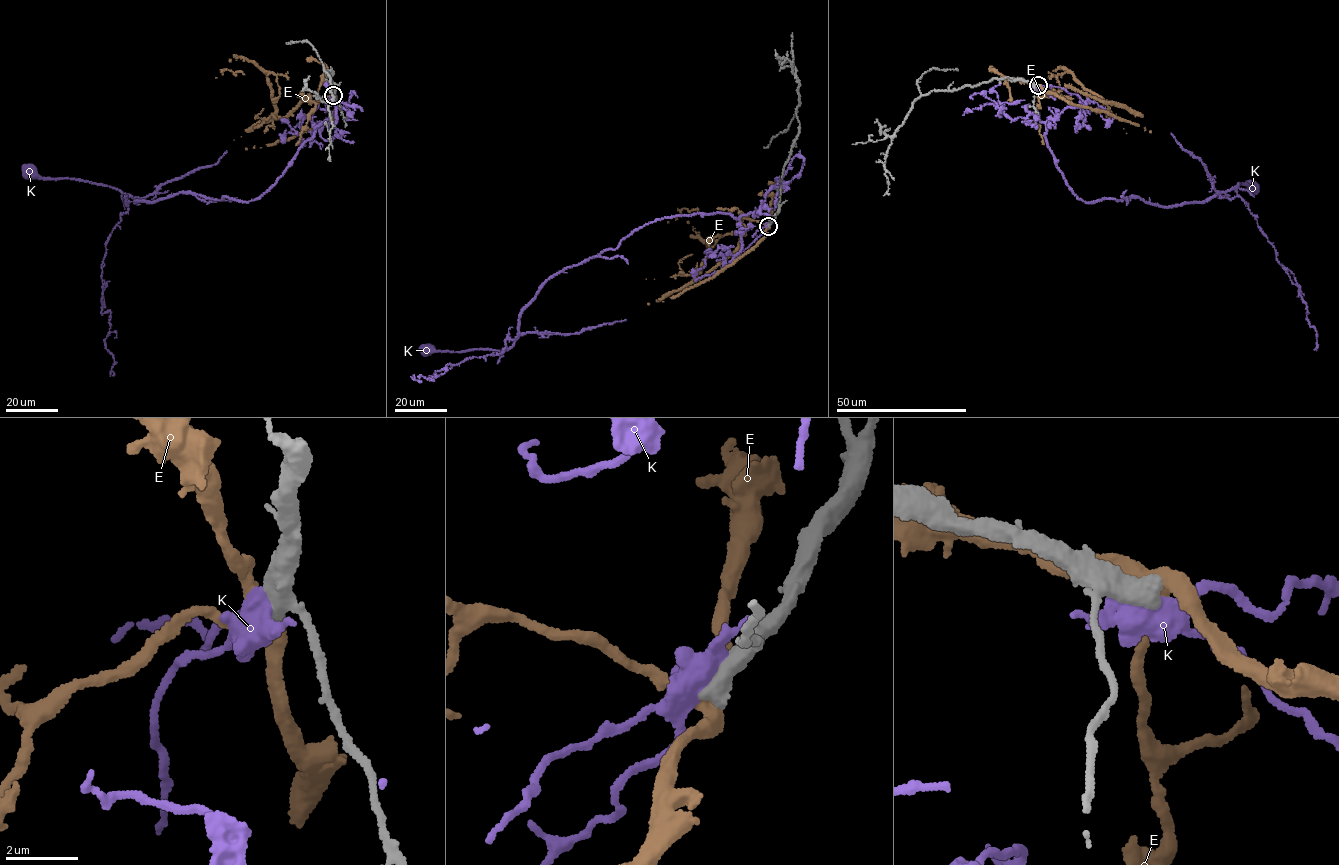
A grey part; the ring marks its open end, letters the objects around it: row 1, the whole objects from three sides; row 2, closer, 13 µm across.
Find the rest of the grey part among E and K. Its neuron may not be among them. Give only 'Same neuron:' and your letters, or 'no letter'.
Same neuron: no letter

